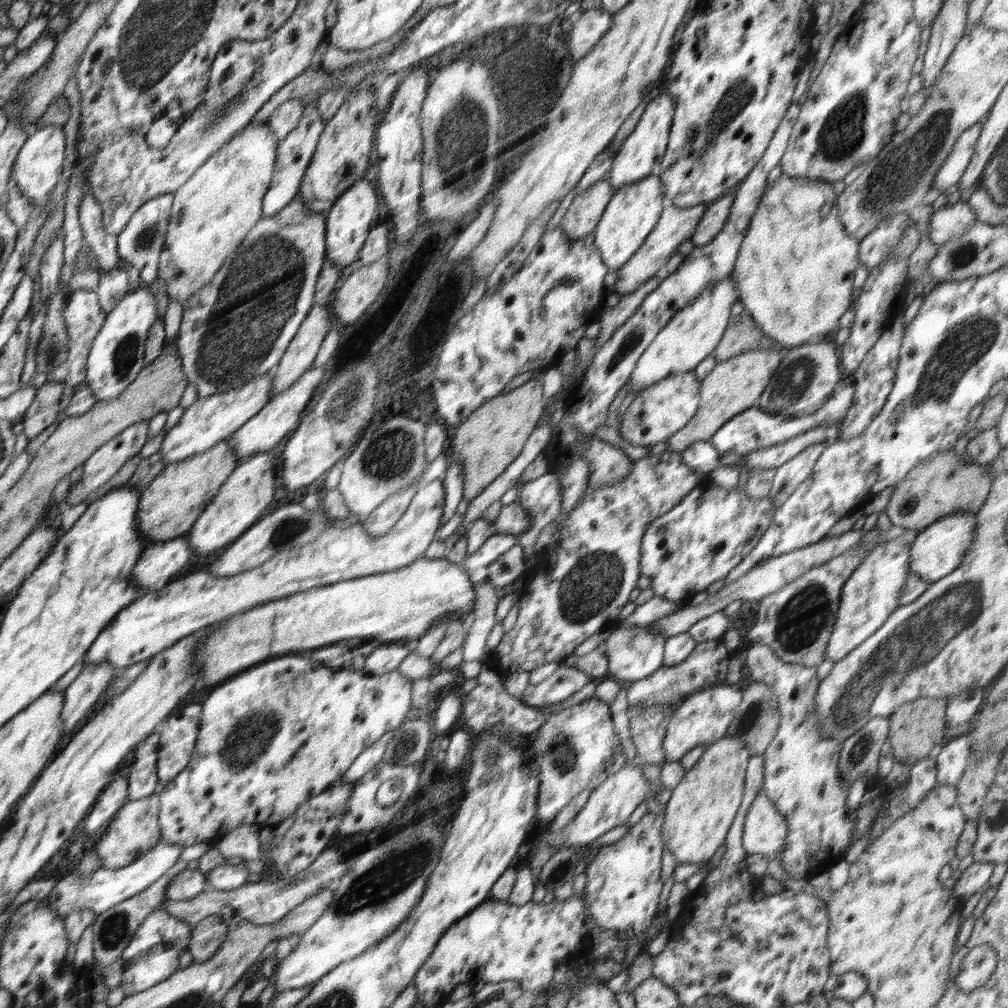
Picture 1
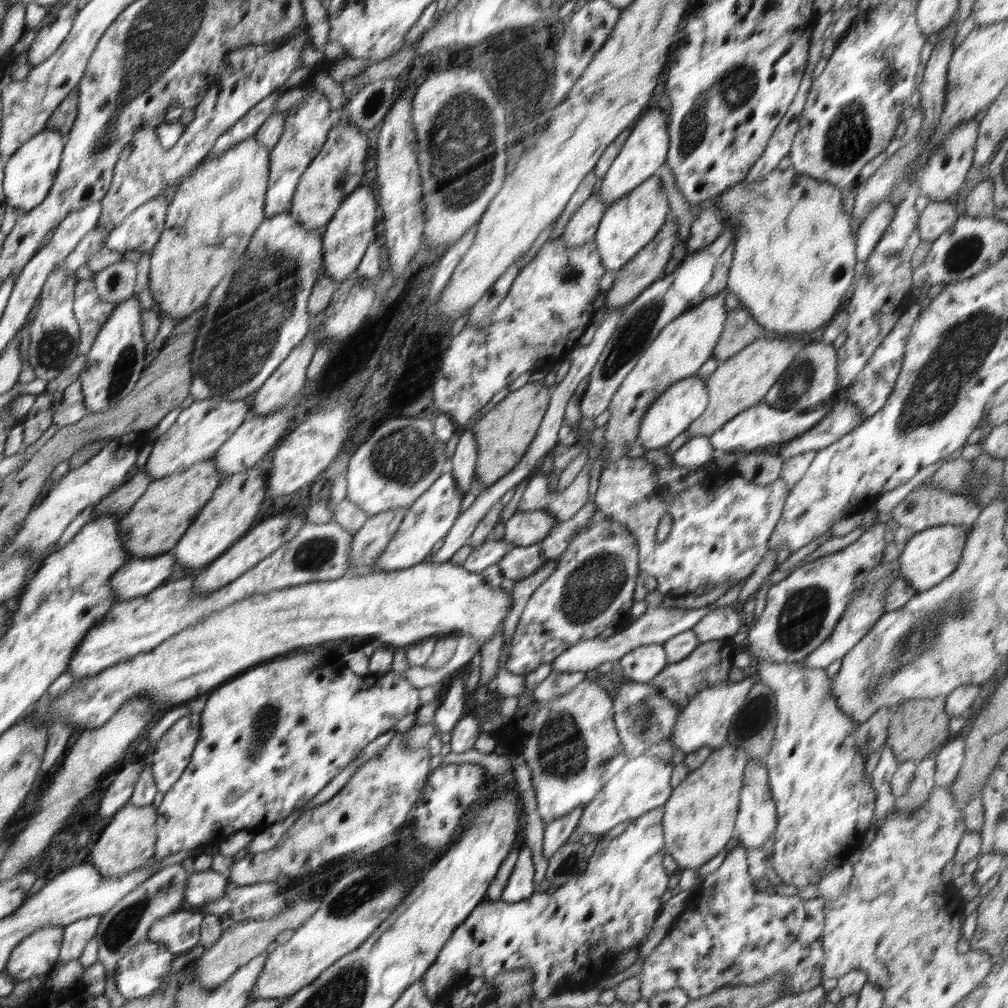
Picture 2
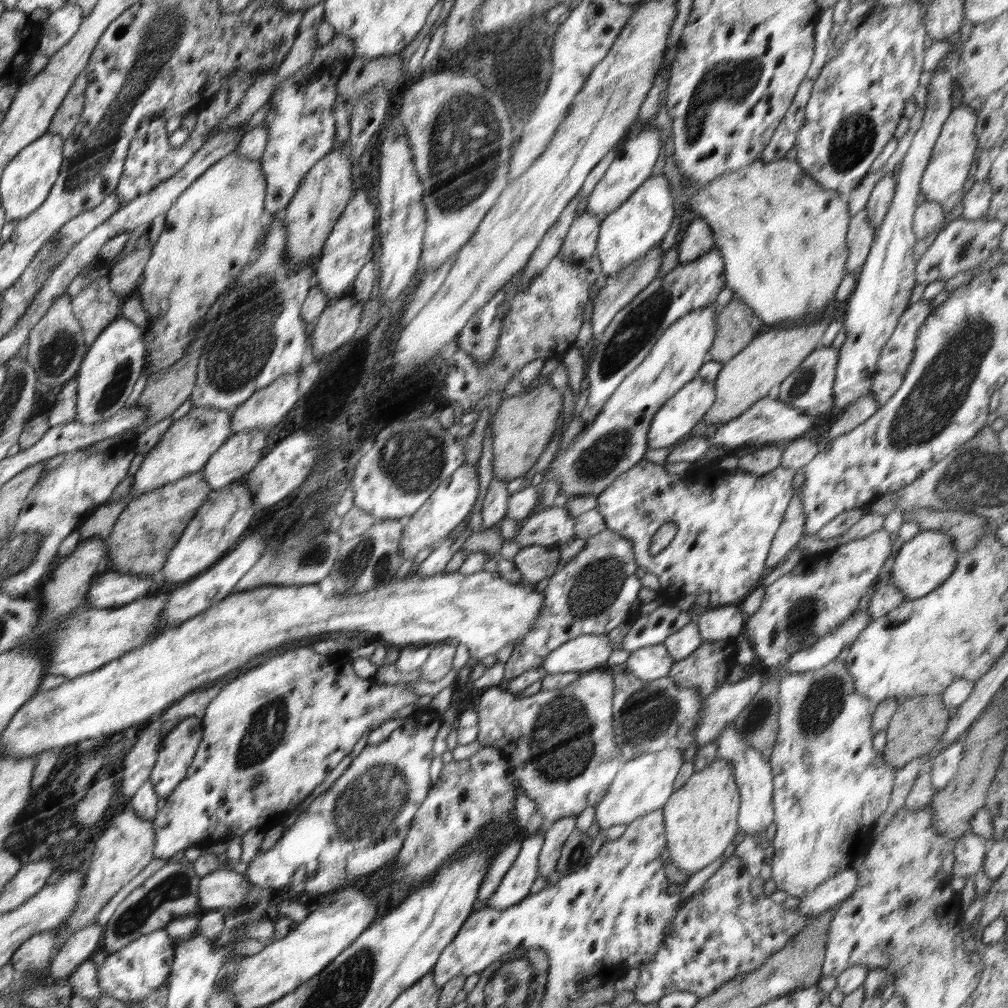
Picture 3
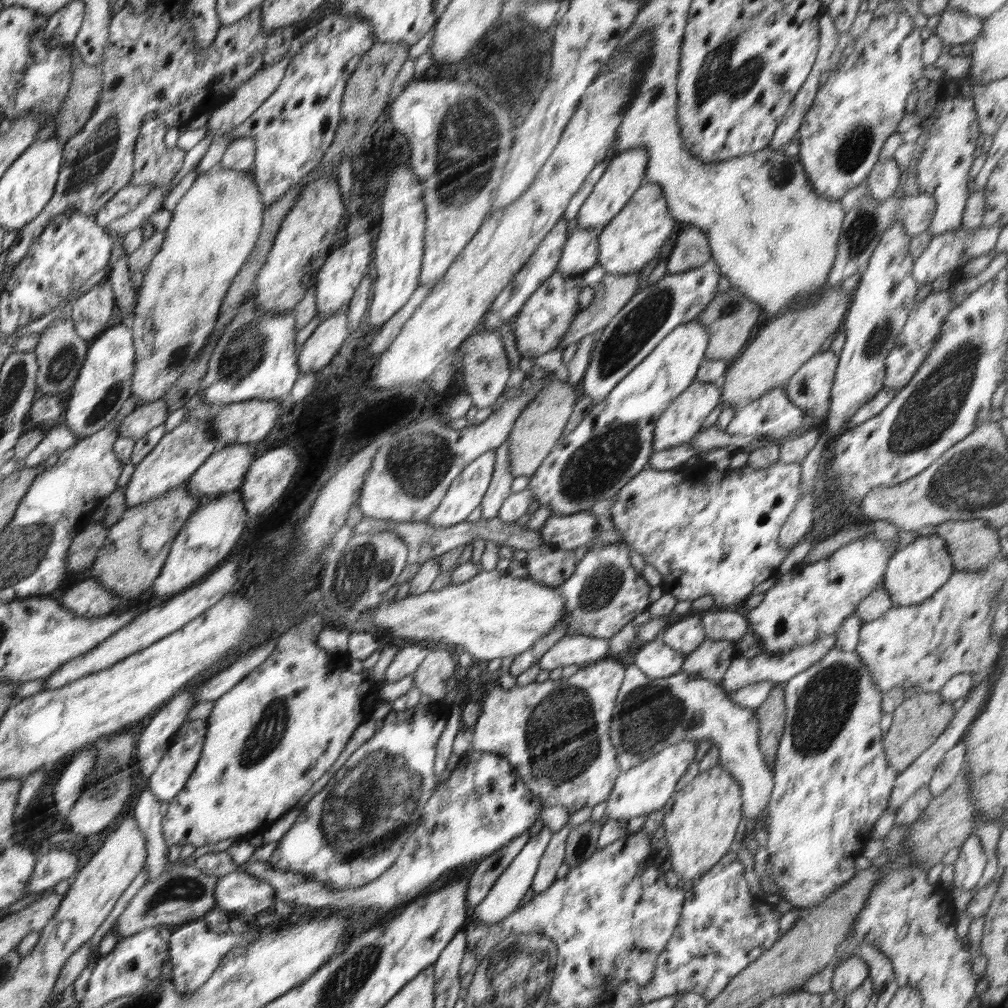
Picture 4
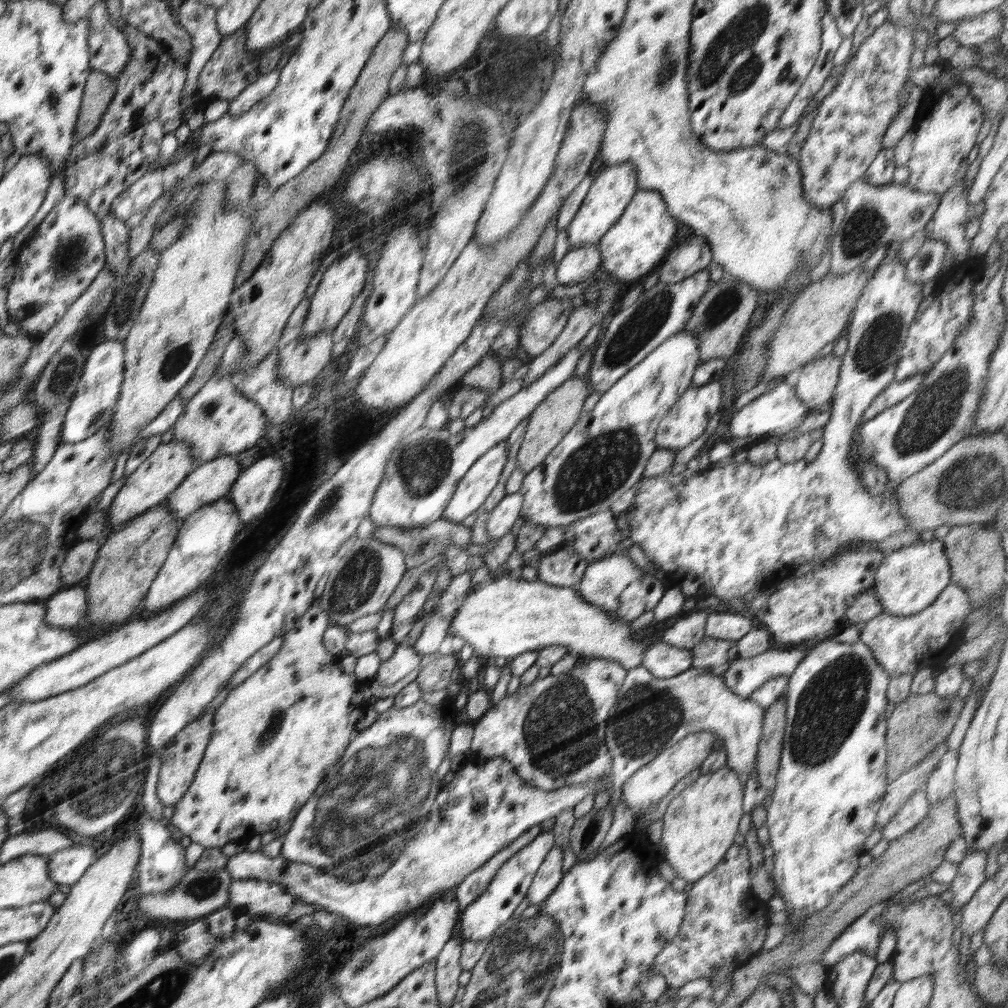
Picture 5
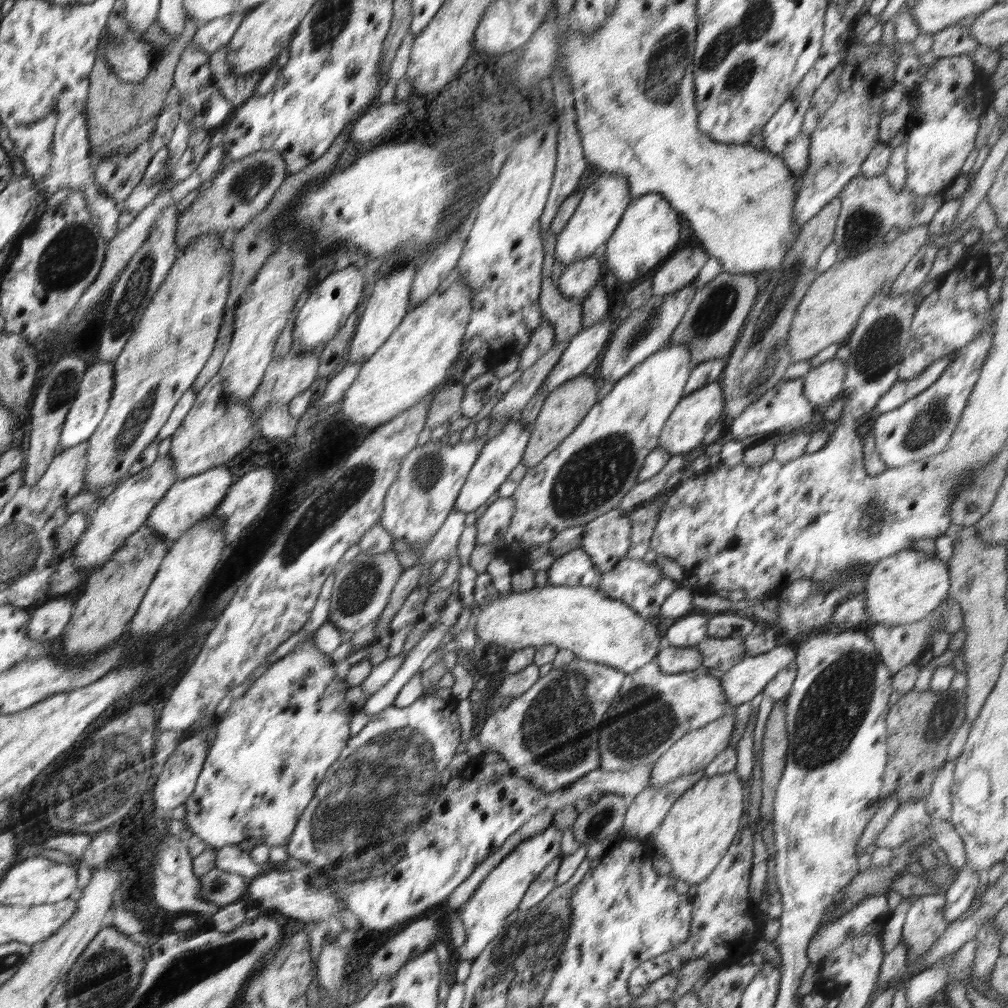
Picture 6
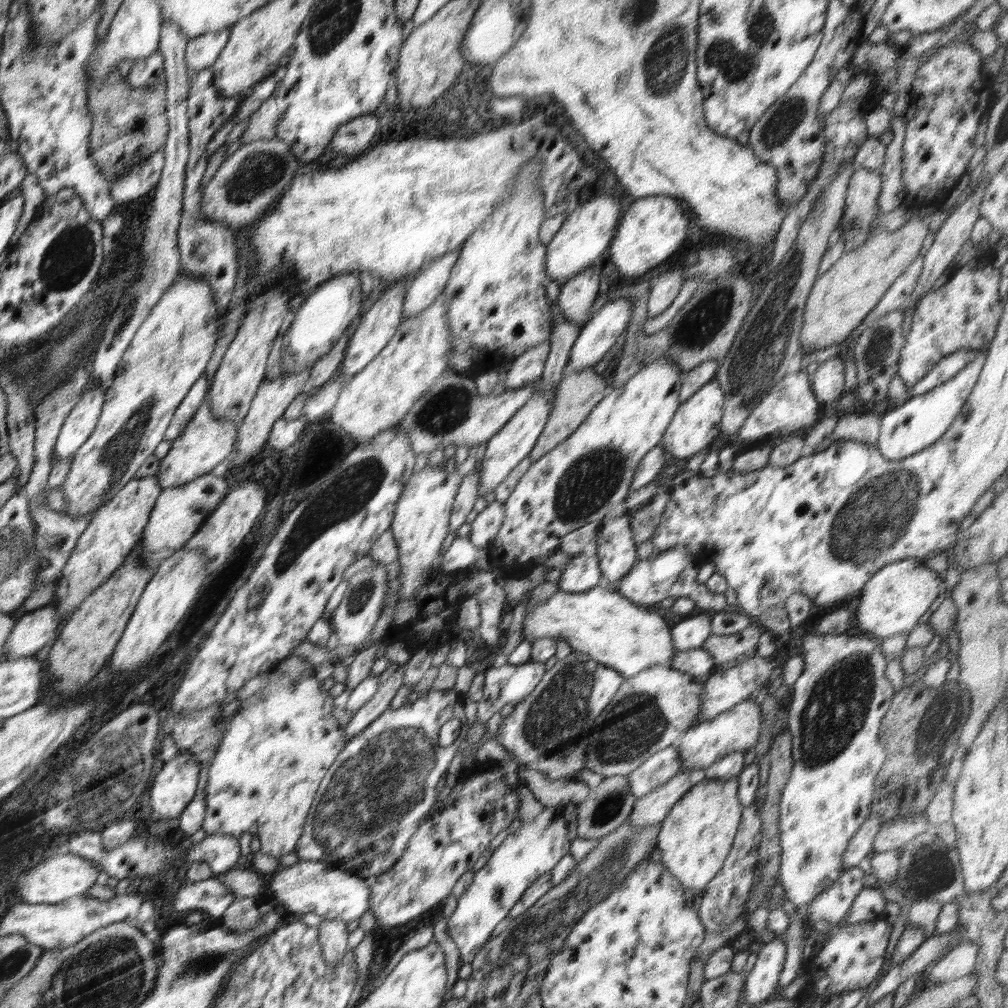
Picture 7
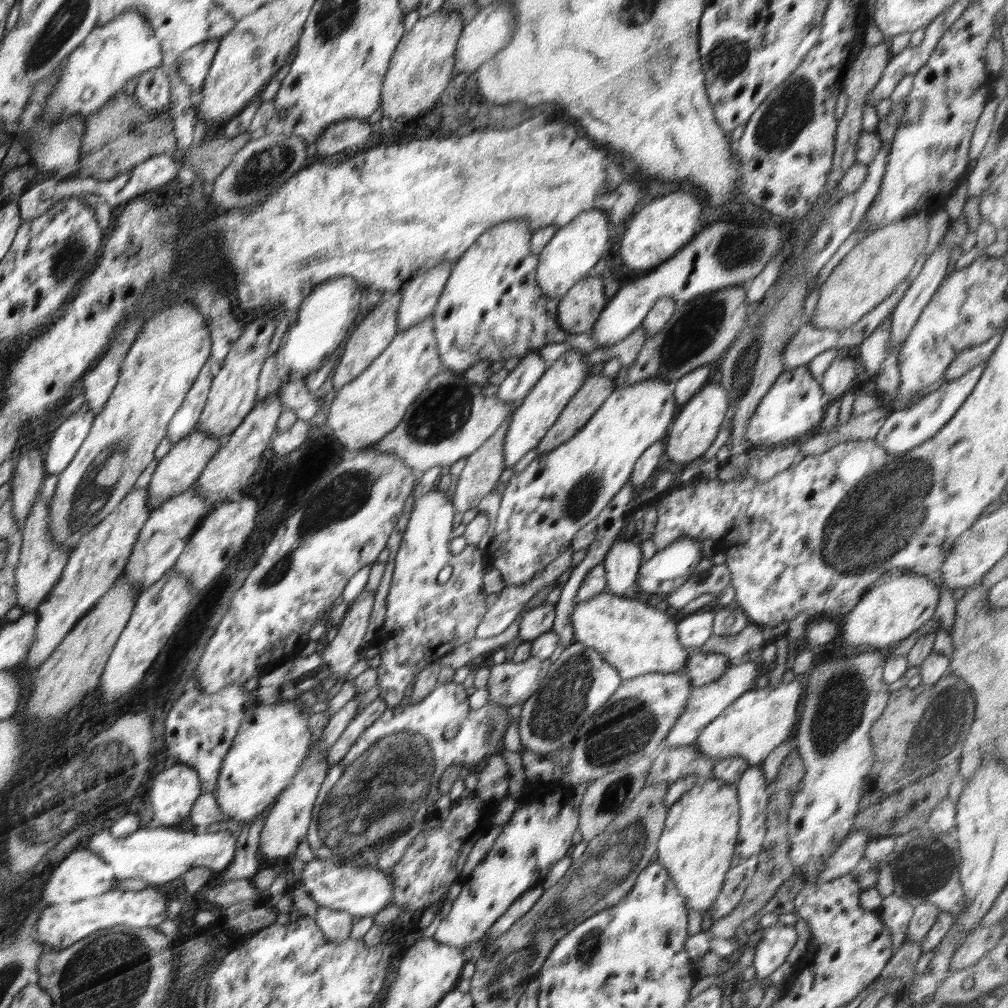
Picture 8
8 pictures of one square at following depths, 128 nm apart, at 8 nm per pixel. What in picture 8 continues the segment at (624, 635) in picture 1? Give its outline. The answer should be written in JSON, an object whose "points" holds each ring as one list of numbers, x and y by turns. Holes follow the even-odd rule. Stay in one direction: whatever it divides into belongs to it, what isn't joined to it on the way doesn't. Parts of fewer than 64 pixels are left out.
{"points":[[693,650,685,672,691,680,691,687,702,687,724,676,730,667,726,654,706,654]]}

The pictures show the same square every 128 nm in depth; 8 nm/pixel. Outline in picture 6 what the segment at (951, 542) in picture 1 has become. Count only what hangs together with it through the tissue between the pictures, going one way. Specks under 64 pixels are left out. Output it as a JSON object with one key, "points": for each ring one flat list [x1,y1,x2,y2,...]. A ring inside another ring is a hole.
{"points":[[906,549,887,556,876,563,867,574,865,588,865,612,874,623,896,626,921,621,929,612,949,596,950,575,948,564,937,556,930,556,926,549]]}

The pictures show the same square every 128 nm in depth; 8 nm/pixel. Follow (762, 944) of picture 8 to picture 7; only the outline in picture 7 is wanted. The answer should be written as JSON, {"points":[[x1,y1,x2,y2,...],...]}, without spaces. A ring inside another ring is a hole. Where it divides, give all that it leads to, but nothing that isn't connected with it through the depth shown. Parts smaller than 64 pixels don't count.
{"points":[[780,936,766,943,757,954,752,970,745,977,742,996,748,1004,768,1001,779,990,779,978,786,958,786,945]]}

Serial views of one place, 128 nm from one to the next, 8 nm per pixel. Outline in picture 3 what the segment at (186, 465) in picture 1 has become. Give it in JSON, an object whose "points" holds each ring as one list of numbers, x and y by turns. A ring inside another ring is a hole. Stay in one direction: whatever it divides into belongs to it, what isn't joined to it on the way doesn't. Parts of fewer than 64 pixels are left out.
{"points":[[200,470,133,498,105,540,107,555,111,557,110,570,128,574,154,574,161,570,200,505,211,497,211,491]]}

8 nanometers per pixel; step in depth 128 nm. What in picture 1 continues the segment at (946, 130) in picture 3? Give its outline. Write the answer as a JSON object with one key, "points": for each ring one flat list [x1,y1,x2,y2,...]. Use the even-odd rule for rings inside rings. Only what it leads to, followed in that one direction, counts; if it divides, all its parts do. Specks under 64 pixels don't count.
{"points":[[976,123,956,139,948,158,944,160,944,164,936,173,936,177,932,181,932,189,930,190,951,191,958,186,958,182,962,180,968,163,974,154,982,129,983,124]]}

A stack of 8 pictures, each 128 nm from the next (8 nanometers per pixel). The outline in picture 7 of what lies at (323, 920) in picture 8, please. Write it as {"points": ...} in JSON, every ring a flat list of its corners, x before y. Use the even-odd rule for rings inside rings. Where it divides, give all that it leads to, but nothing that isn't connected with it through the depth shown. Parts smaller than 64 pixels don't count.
{"points":[[324,920,319,928,318,941,322,949,324,962,334,968,343,958,347,951,349,937,348,922,341,920]]}

